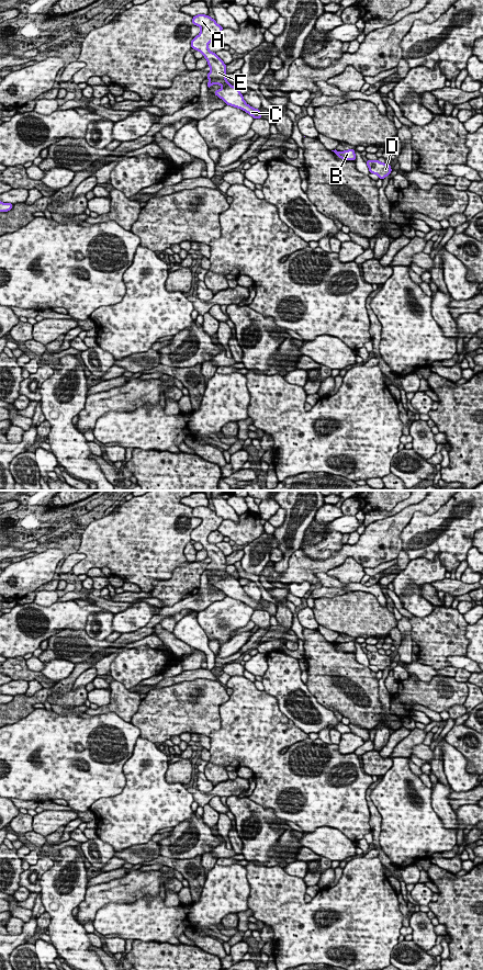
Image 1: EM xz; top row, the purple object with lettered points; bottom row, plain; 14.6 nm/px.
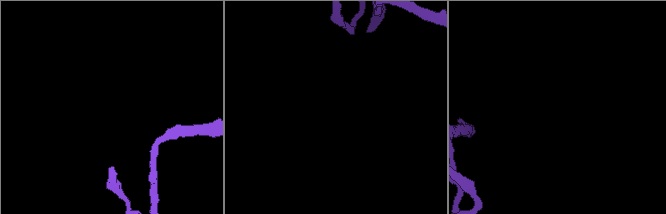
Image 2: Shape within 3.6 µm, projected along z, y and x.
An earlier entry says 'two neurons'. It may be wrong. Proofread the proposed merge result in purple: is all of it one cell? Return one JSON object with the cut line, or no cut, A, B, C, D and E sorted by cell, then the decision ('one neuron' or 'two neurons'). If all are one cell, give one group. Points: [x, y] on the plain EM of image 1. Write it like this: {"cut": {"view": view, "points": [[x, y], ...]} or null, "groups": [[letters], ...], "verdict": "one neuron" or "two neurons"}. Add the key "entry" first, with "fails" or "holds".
{"entry": "fails", "cut": null, "groups": [["A", "B", "C", "D", "E"]], "verdict": "one neuron"}

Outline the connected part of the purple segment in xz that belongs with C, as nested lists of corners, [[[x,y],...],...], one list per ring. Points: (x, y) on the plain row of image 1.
[[[204,506],[194,507],[192,509],[192,516],[200,518],[201,523],[191,532],[191,540],[201,543],[207,552],[207,557],[211,559],[211,563],[206,567],[209,571],[207,578],[210,579],[212,576],[222,577],[222,580],[214,583],[215,587],[221,589],[227,597],[238,599],[254,610],[261,610],[260,601],[248,597],[239,584],[239,580],[233,578],[226,572],[226,556],[223,552],[216,544],[209,542],[209,534],[216,531],[224,519],[218,517],[214,510]]]

